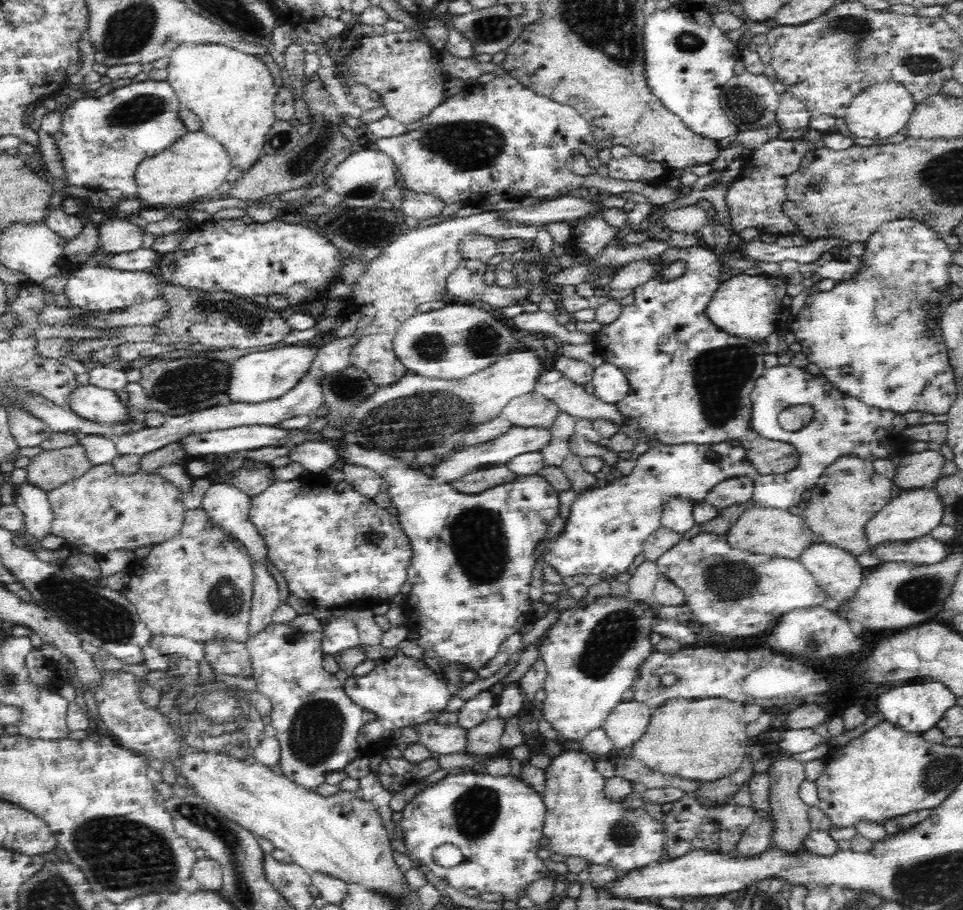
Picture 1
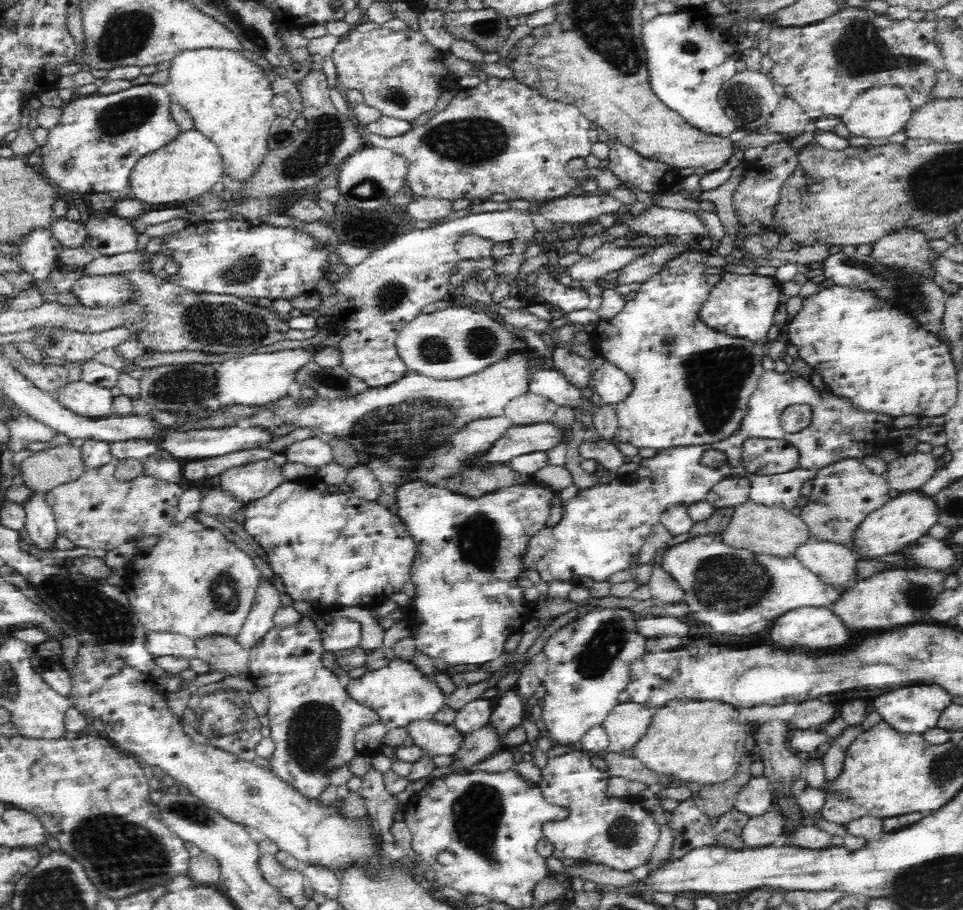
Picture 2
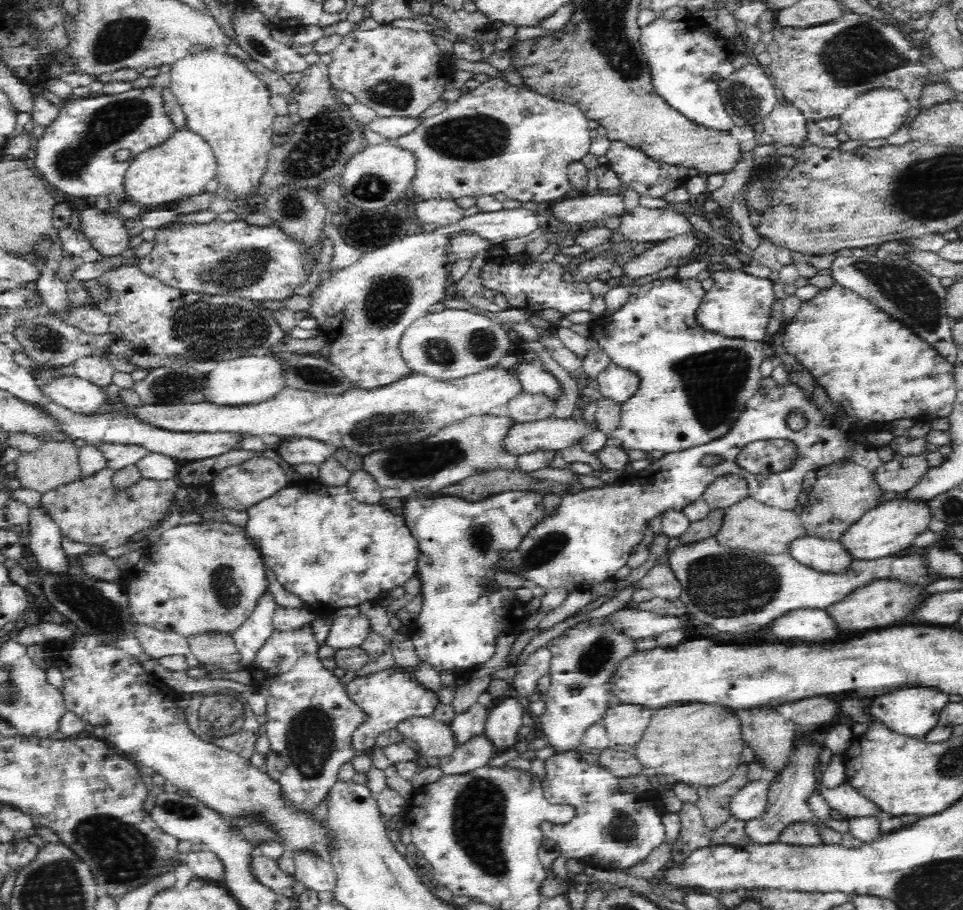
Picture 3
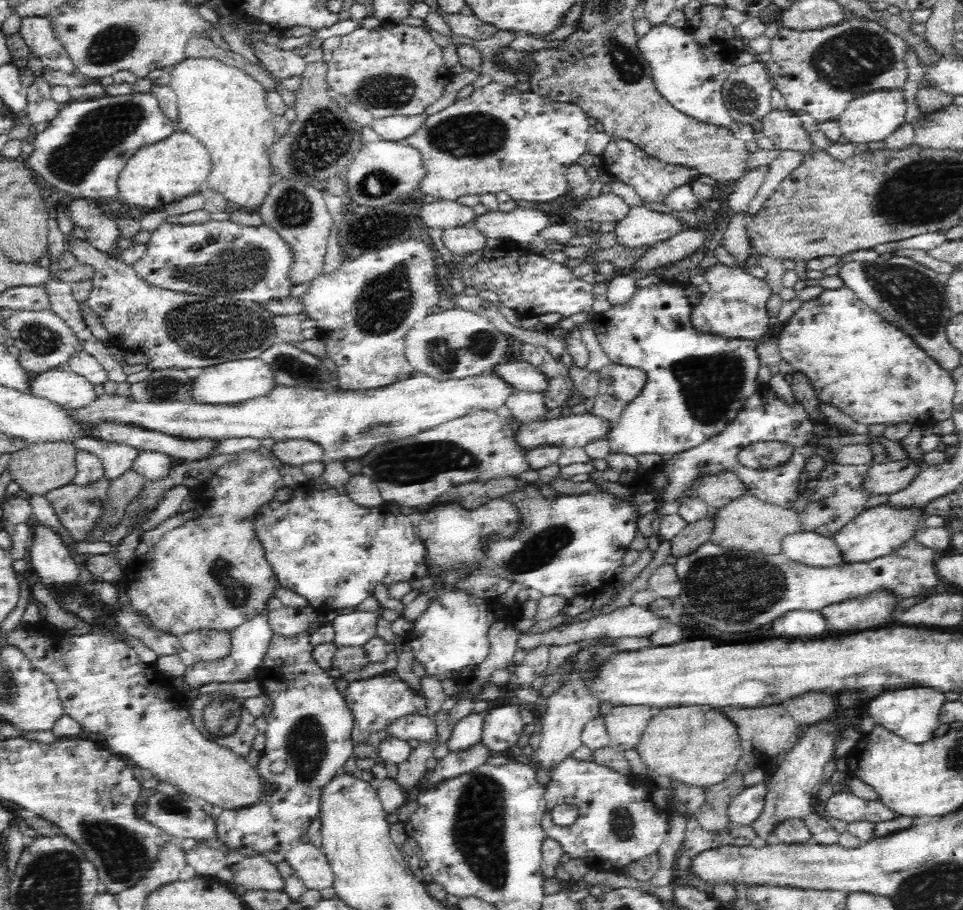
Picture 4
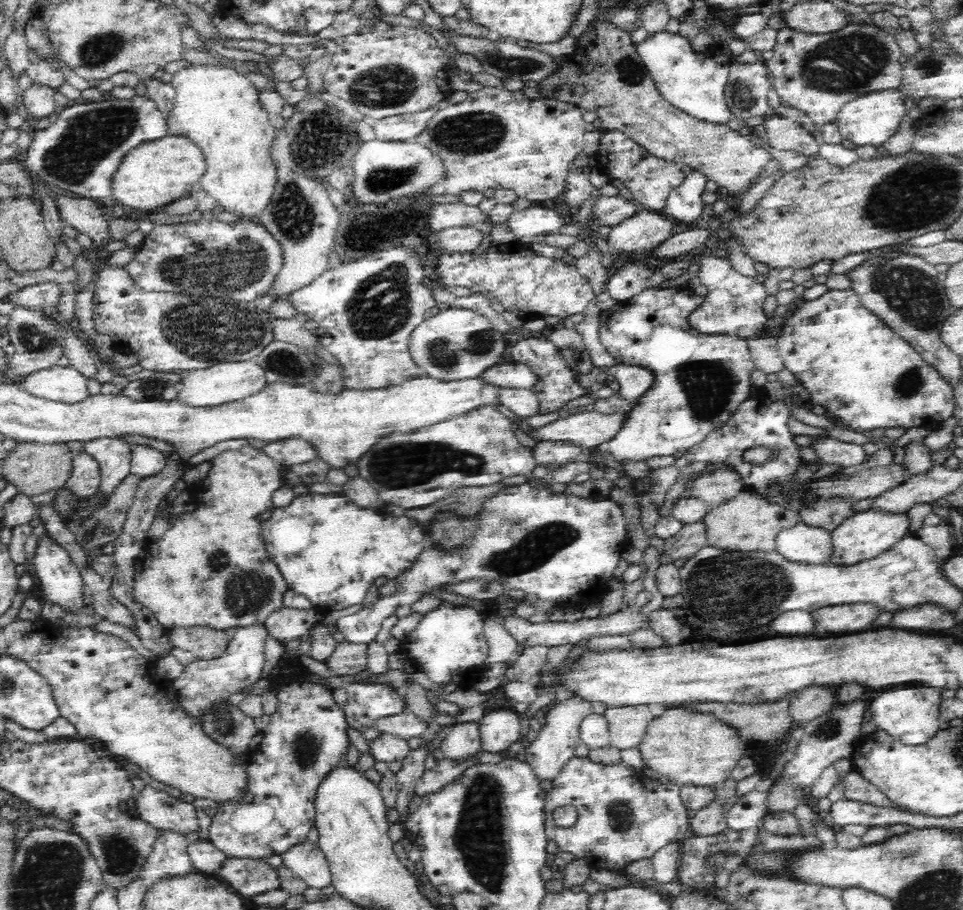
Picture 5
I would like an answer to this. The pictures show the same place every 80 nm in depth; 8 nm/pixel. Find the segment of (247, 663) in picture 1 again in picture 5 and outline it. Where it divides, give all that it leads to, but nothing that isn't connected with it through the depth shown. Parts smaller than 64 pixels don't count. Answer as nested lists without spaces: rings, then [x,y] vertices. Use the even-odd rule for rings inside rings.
[[[187,626],[169,629],[168,636],[173,647],[192,652],[198,659],[211,659],[226,650],[234,630]]]

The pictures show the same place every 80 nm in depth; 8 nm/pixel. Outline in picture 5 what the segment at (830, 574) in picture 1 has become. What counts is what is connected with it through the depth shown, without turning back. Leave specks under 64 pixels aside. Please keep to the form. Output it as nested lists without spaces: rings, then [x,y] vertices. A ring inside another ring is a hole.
[[[801,519],[776,533],[776,548],[790,562],[828,564],[832,554],[831,532],[822,526],[808,525]]]

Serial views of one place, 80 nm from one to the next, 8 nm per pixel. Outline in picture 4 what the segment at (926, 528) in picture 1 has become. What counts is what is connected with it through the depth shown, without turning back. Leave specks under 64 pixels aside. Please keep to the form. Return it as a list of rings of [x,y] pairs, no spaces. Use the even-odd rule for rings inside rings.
[[[886,504],[868,508],[857,514],[850,522],[837,530],[833,536],[841,554],[842,564],[868,562],[885,554],[890,554],[901,544],[913,538],[915,530],[920,527],[923,516],[924,510],[905,509],[898,511]]]

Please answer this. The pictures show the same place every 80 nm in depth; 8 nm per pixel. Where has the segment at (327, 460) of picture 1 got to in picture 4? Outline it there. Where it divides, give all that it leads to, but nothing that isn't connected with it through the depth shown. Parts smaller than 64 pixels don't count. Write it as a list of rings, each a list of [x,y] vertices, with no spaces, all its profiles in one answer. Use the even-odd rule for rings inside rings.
[[[292,439],[274,442],[270,454],[290,466],[302,467],[308,462],[325,462],[323,450],[308,440]]]

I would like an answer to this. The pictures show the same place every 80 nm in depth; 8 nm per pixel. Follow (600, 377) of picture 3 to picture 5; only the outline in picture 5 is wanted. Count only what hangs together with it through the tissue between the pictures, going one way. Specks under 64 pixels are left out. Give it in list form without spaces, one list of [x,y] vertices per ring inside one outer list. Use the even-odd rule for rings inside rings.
[[[619,363],[608,367],[606,373],[615,386],[616,394],[632,403],[644,397],[655,381],[654,371],[629,364]]]

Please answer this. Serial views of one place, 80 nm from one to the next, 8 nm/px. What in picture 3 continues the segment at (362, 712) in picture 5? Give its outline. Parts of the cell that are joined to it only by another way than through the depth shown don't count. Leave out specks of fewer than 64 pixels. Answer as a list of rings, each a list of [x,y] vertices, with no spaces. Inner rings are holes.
[[[395,665],[370,675],[356,676],[343,687],[348,698],[365,715],[363,721],[360,721],[352,733],[353,747],[356,752],[365,752],[366,749],[374,747],[376,737],[384,731],[394,729],[401,720],[406,720],[411,716],[432,716],[439,704],[436,693]]]

